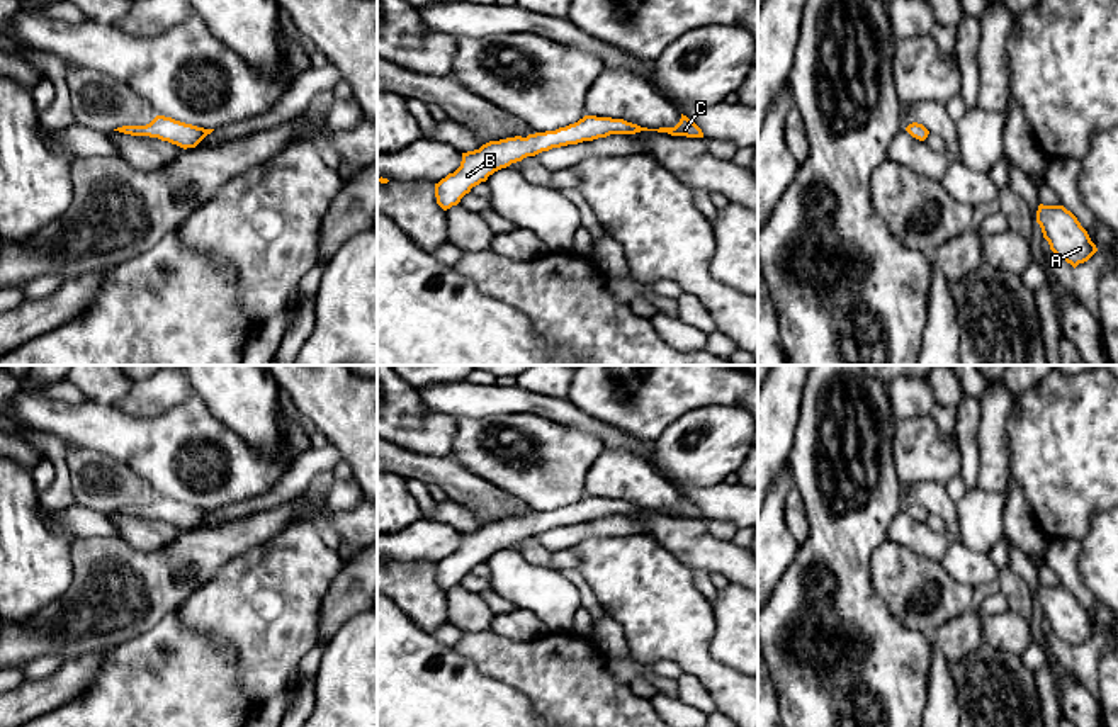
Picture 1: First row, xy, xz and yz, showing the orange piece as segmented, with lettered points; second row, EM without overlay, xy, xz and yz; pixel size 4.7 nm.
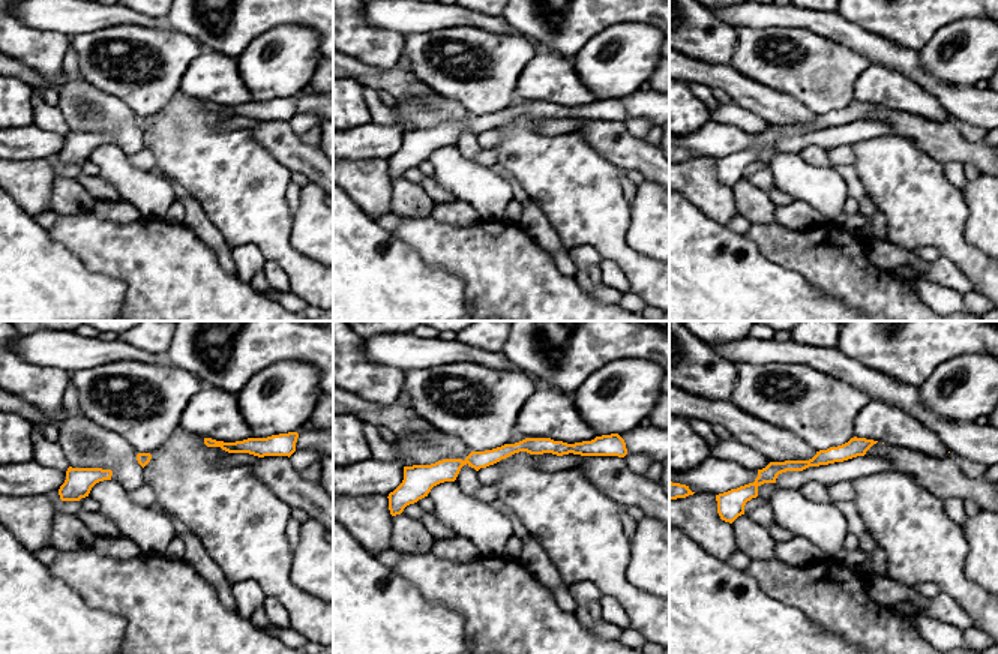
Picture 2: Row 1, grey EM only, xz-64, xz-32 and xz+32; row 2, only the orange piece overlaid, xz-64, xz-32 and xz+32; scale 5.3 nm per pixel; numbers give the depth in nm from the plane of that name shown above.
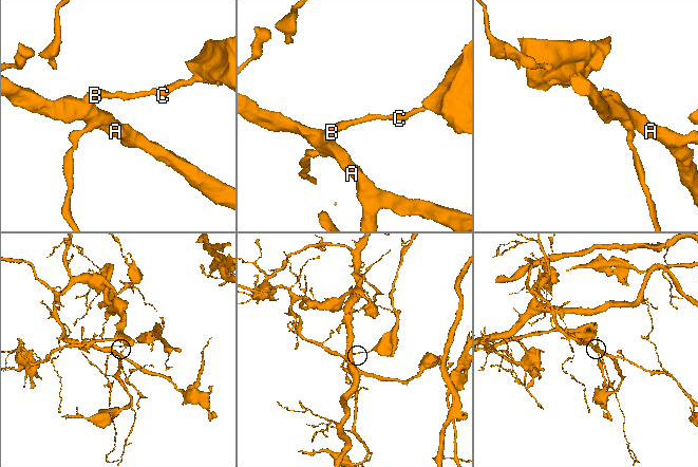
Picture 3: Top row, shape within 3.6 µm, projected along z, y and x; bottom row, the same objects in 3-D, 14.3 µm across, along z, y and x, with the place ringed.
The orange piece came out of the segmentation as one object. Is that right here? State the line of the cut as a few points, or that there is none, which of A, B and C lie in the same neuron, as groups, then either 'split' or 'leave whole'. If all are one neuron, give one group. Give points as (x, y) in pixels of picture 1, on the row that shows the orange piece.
cut xz (527, 138), (532, 148), (508, 150), (503, 167); groups A B / C; split

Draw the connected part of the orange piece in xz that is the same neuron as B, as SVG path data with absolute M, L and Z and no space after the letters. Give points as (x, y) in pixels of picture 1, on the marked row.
M515 136L500 141L489 141L479 149L462 153L460 166L435 183L437 204L447 211L457 206L472 187L486 182L489 175L505 168L506 151L532 151L527 138Z

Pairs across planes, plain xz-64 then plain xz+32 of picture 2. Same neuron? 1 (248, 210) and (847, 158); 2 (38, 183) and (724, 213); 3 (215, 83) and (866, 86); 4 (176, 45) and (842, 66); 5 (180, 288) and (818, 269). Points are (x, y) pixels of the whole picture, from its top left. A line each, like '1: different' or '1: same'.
1: different
2: same
3: same
4: same
5: same

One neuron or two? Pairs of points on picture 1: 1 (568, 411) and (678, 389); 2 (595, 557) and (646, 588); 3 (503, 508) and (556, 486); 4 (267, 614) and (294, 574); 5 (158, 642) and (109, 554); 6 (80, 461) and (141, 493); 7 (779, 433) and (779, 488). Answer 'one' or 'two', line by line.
1: two
2: one
3: two
4: one
5: two
6: one
7: two

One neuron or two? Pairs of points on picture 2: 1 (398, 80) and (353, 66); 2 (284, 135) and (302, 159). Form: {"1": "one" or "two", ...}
{"1": "one", "2": "one"}

